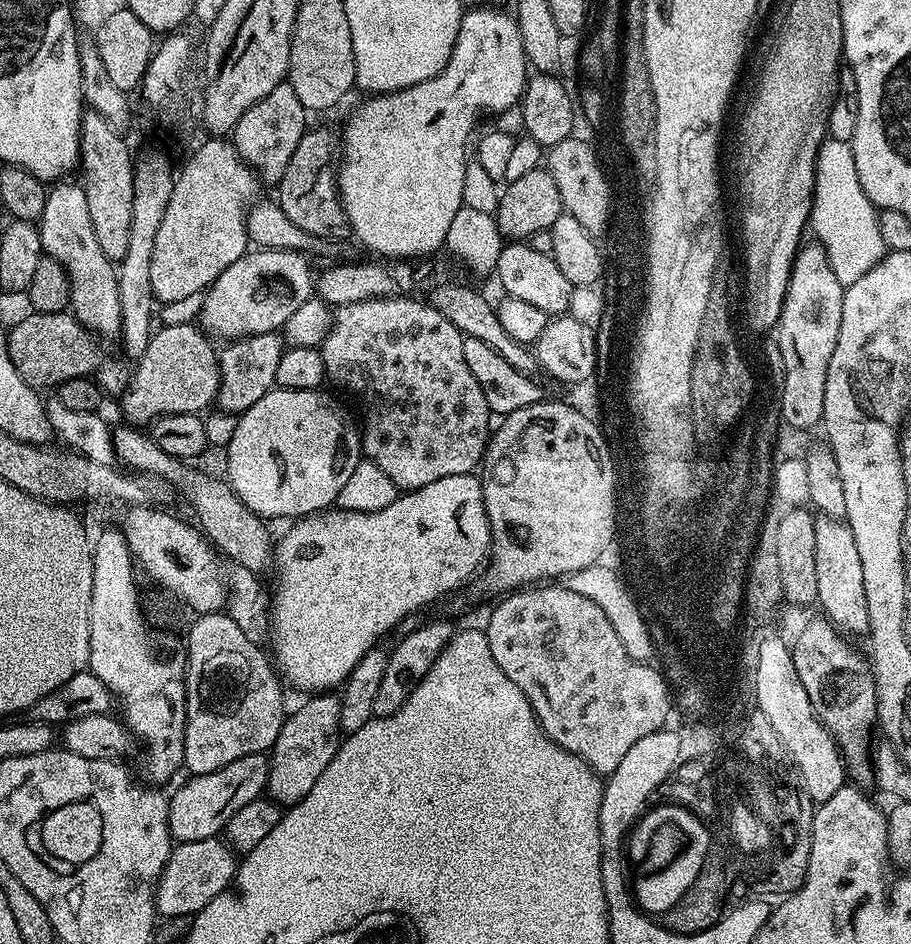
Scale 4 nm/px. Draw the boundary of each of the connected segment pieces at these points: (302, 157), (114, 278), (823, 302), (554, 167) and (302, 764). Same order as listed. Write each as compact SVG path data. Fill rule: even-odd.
M309 127L302 134L294 154L290 154L286 174L282 174L278 185L278 203L291 222L307 233L318 238L347 241L350 229L340 201L336 165L341 148L342 140L337 129L335 132L332 128Z
M56 182L48 188L46 206L38 221L44 256L57 260L66 270L70 286L70 311L77 321L93 334L119 337L122 306L117 269L113 261L102 254L102 246L98 246L98 237L94 234L94 222L90 222L90 206L86 206L83 187L79 183L64 183Z
M818 242L811 243L801 243L794 258L778 325L778 357L784 363L780 415L783 423L792 428L812 428L815 424L817 427L823 421L830 354L834 354L838 334L842 330L842 302L846 286L838 282L824 247Z
M579 135L568 136L562 142L547 149L546 167L548 173L554 178L558 186L560 197L564 203L564 211L578 218L582 226L594 238L600 238L609 231L610 209L613 207L612 189L609 187L608 178L597 155L597 149L591 143L579 140Z
M316 694L301 706L297 712L289 711L276 743L270 749L267 795L281 806L296 804L322 778L322 770L334 758L342 743L339 722L341 697L336 694Z

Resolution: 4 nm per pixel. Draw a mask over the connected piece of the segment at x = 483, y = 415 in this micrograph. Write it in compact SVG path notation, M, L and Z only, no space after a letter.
M411 295L402 296L379 296L370 298L362 302L353 304L341 304L335 309L334 323L330 331L326 334L324 343L320 345L320 353L324 359L324 375L329 381L333 380L340 388L345 388L348 392L353 392L358 399L364 403L364 424L362 420L362 431L360 433L360 443L362 452L367 459L378 466L378 470L386 473L386 478L394 482L397 489L411 490L430 486L430 482L438 482L438 478L450 478L454 474L472 474L481 467L484 453L488 450L490 439L490 427L488 419L490 413L486 394L482 394L482 386L474 379L474 374L470 374L470 366L466 366L466 354L462 354L465 335L454 326L454 323L443 316L431 302L423 304L420 300L411 300Z

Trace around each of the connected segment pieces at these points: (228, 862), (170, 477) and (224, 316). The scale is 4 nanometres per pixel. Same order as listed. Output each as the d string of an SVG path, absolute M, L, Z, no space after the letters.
M211 836L202 842L177 843L173 847L170 858L160 875L160 881L156 883L156 911L161 917L187 917L191 918L197 912L201 912L218 894L229 891L230 885L236 879L236 869L238 867L237 853L223 839Z
M118 426L112 428L112 448L121 465L129 464L129 469L149 477L162 476L168 483L173 484L186 499L192 503L196 511L198 527L208 537L212 546L222 553L231 563L246 566L246 570L257 574L263 573L263 568L273 563L274 536L268 533L269 525L259 516L255 516L244 503L236 497L236 491L231 484L211 476L208 472L199 472L192 468L191 463L179 460L177 456L166 454L158 442L152 440L147 431L136 426Z
M282 248L245 252L242 258L238 258L238 262L234 262L234 266L226 266L226 270L222 270L222 274L218 274L218 278L203 293L204 305L200 308L201 321L199 320L203 331L213 337L221 336L221 341L231 342L241 340L244 336L283 329L286 318L290 318L290 314L294 314L302 302L313 299L314 271L312 272L308 261L309 257L305 253Z

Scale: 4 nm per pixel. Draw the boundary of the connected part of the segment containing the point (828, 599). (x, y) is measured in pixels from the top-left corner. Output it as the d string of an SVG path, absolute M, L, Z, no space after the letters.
M817 515L815 519L815 573L818 576L819 607L824 607L823 613L827 619L841 629L847 630L853 637L860 636L863 632L865 635L869 631L868 603L866 602L866 582L862 582L862 558L858 558L858 542L854 542L854 534L849 530L847 523L830 516Z

